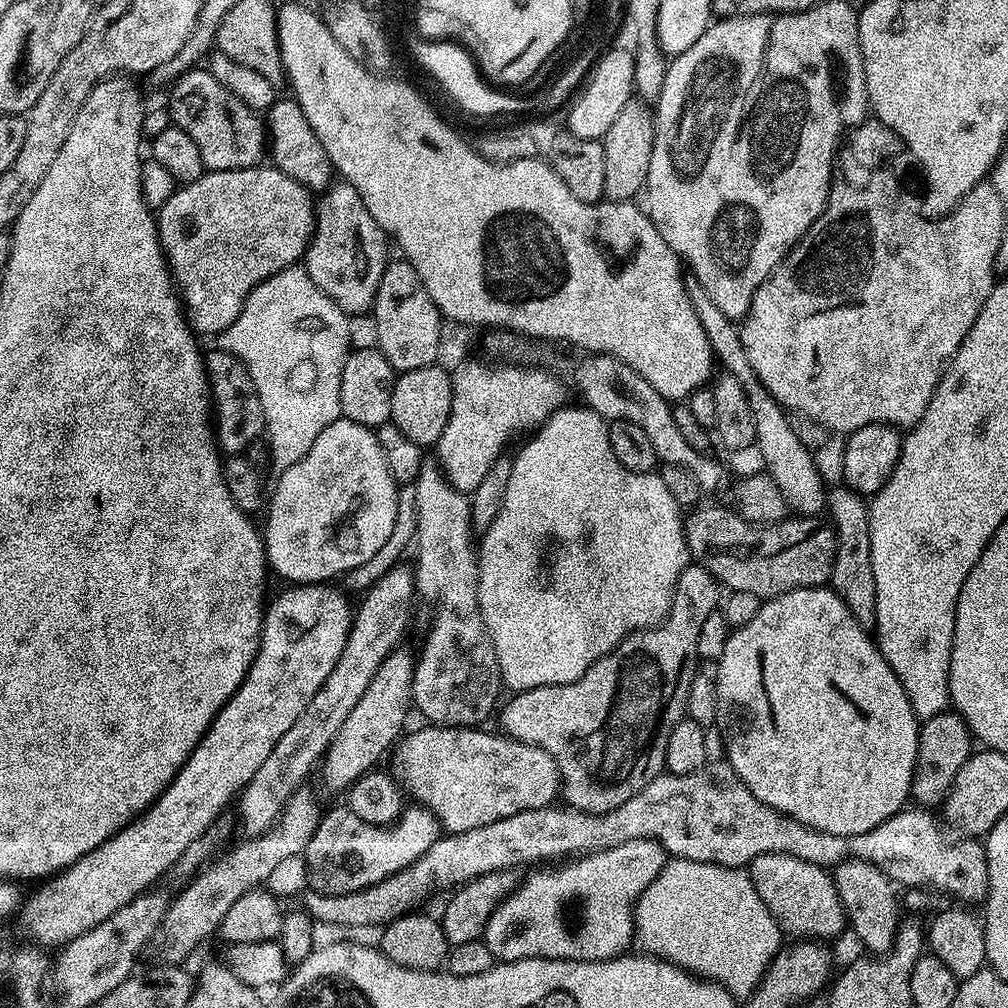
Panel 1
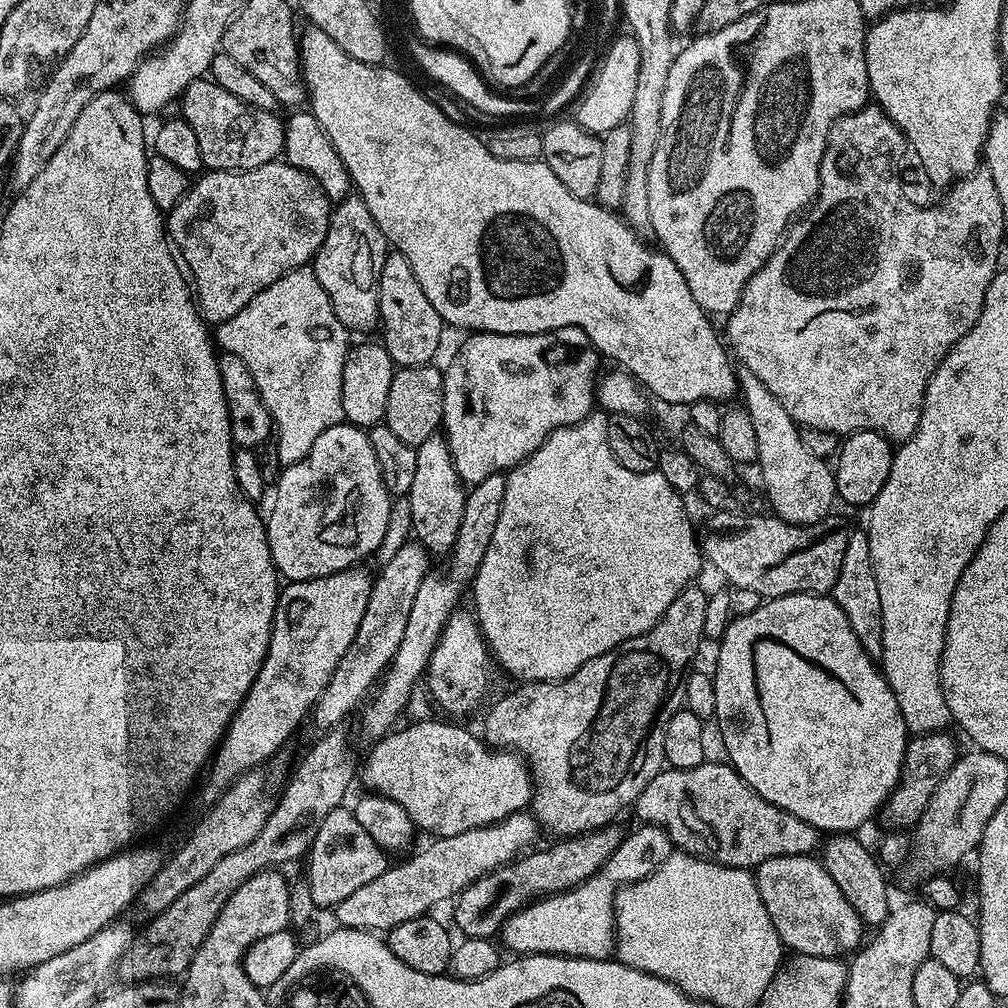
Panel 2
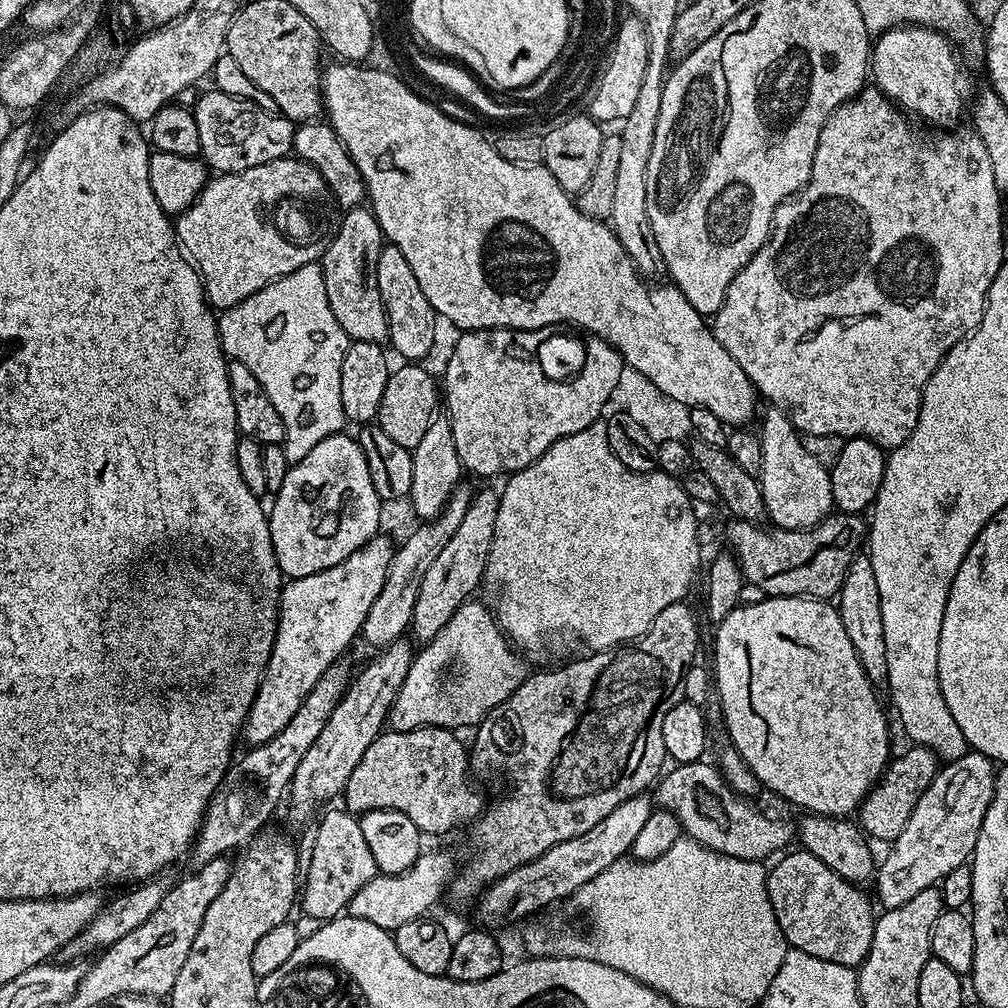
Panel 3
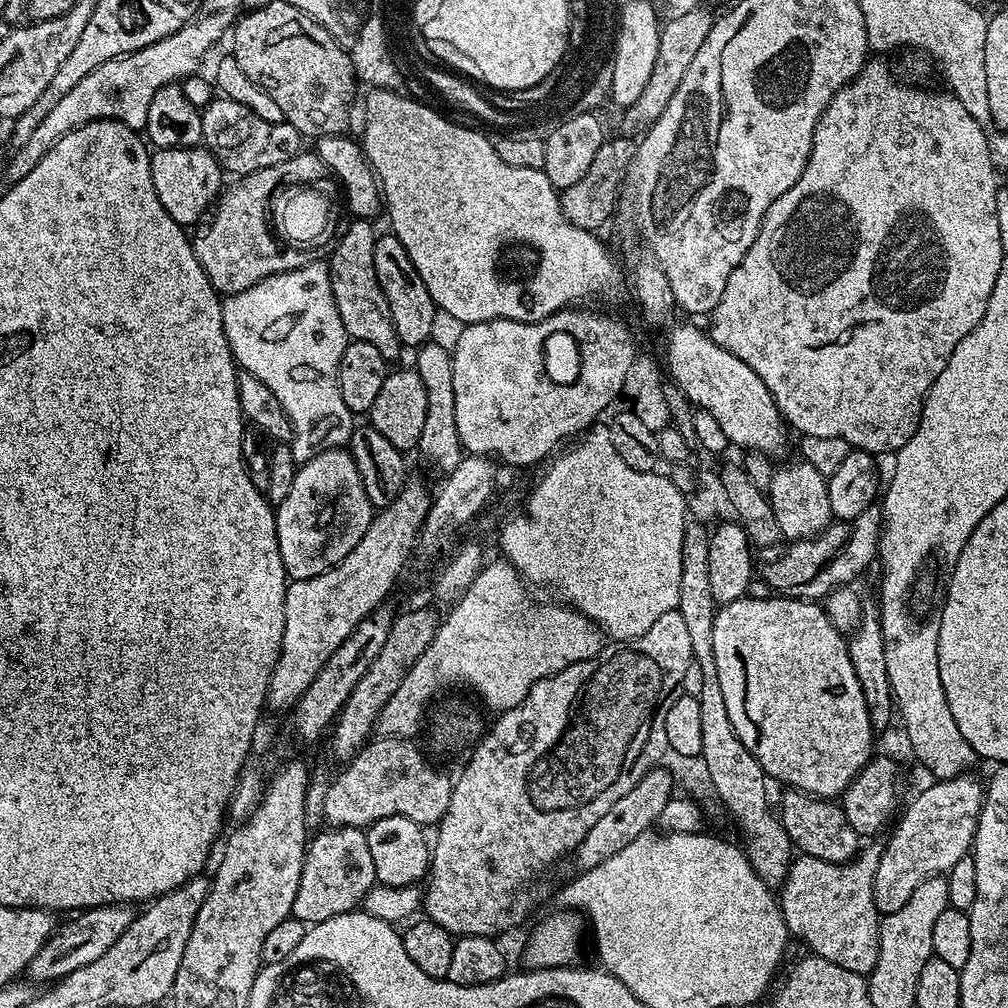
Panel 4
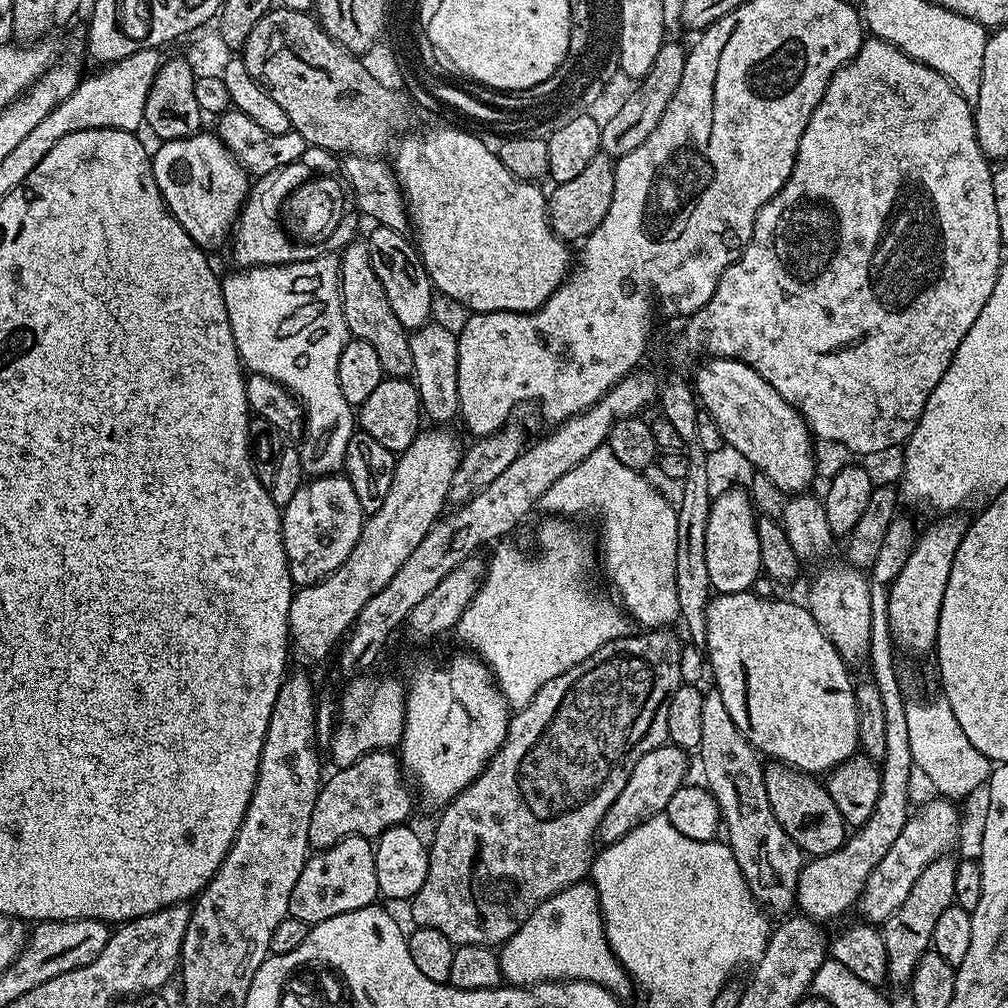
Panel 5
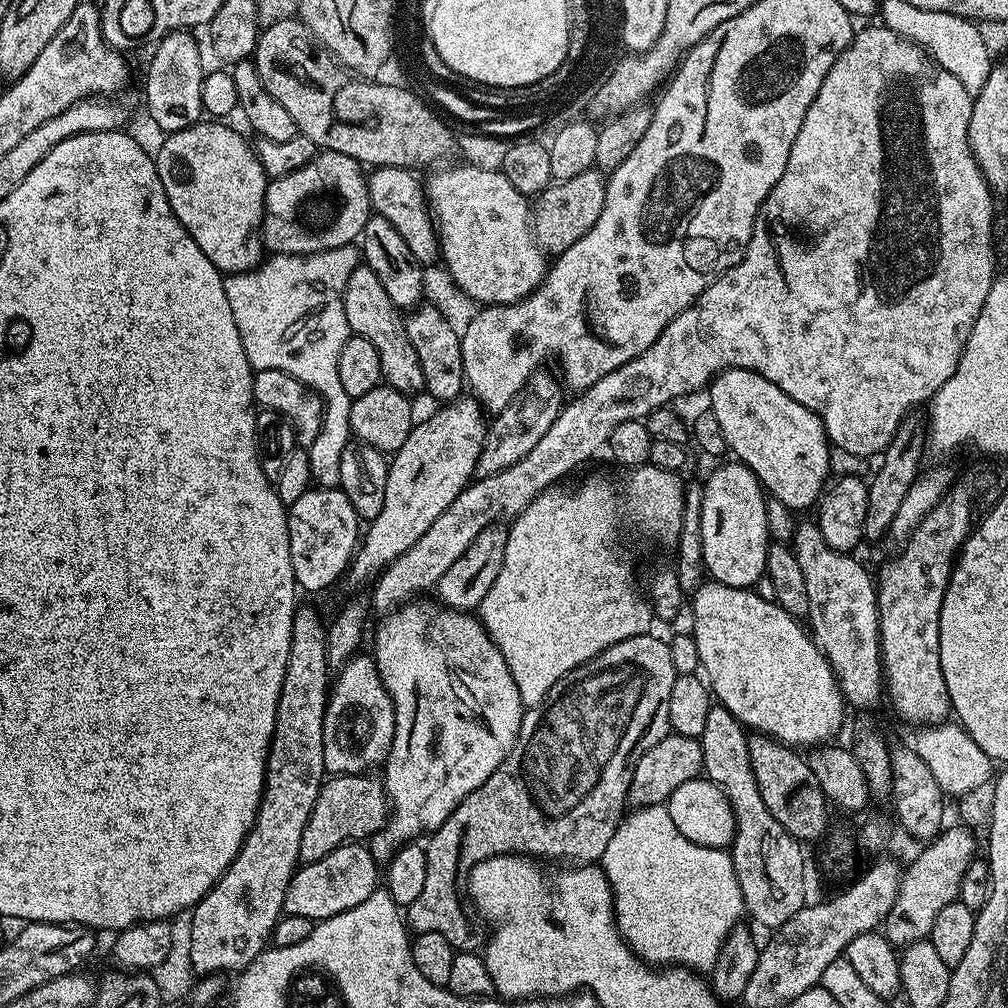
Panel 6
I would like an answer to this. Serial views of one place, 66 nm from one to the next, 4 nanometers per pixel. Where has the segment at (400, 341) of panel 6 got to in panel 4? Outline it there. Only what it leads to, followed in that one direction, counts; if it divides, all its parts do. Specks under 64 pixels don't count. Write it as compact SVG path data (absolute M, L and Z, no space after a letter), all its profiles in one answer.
M356 218L351 222L353 224L349 228L347 225L341 231L327 261L330 286L338 306L338 318L342 318L342 326L351 339L370 342L384 360L392 362L402 352L402 345L398 330L394 330L390 302L386 302L386 294L374 274L374 246L378 232L368 225L371 223L367 219Z

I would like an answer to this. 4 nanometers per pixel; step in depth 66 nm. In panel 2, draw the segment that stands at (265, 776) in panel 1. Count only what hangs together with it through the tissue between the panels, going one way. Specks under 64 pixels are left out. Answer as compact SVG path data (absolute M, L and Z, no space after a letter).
M419 542L411 543L402 545L385 562L384 569L375 573L370 602L366 602L366 614L362 614L358 634L354 634L350 650L342 654L342 662L338 662L330 682L316 699L316 706L310 713L311 723L316 723L320 730L332 730L343 725L340 723L343 722L344 715L373 691L378 678L383 677L385 668L394 658L398 642L402 642L402 634L406 631L406 622L410 618L410 606L414 606L414 594L418 594L418 586L422 586L422 578L430 570L428 549Z

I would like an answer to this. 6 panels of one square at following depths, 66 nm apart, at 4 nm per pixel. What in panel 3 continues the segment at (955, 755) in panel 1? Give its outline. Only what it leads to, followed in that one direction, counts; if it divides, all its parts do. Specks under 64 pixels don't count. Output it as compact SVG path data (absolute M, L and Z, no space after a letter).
M912 746L909 749L909 752L902 753L900 757L897 755L889 759L883 776L868 791L868 797L860 803L858 823L873 841L891 842L898 838L898 834L902 834L906 822L910 822L910 814L914 814L914 806L918 806L918 798L922 798L926 786L930 786L930 782L936 777L938 771L936 755L928 748Z

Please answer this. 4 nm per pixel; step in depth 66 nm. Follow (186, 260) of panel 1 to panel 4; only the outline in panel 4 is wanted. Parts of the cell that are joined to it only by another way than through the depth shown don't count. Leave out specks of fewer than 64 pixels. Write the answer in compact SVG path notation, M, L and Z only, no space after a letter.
M304 150L290 158L290 162L266 166L266 170L239 177L232 182L236 184L229 183L221 191L207 217L208 225L197 227L196 236L194 232L191 237L194 254L202 262L202 270L206 270L206 278L210 278L216 292L232 296L262 282L262 278L303 268L329 255L324 244L320 244L320 232L304 232L300 224L292 224L292 216L300 216L300 212L292 208L292 200L284 200L284 188L288 184L316 180L322 165L315 151Z

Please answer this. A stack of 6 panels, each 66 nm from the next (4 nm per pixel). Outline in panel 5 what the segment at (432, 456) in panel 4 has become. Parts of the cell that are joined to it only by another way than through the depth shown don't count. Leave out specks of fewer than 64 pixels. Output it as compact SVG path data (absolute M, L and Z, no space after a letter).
M429 322L415 329L409 335L410 358L414 358L411 379L420 395L420 407L423 415L433 420L433 425L448 426L460 415L458 402L458 346L457 333L443 328L437 322Z

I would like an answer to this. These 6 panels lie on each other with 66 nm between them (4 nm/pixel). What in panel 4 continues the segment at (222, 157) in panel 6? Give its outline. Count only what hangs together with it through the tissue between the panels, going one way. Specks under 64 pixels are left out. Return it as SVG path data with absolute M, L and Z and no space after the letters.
M203 146L162 148L153 151L151 157L154 190L158 190L158 198L162 202L162 206L166 206L166 214L170 214L170 218L174 218L174 222L179 224L195 225L197 223L195 220L200 215L203 217L215 205L225 187L226 176L220 164Z

